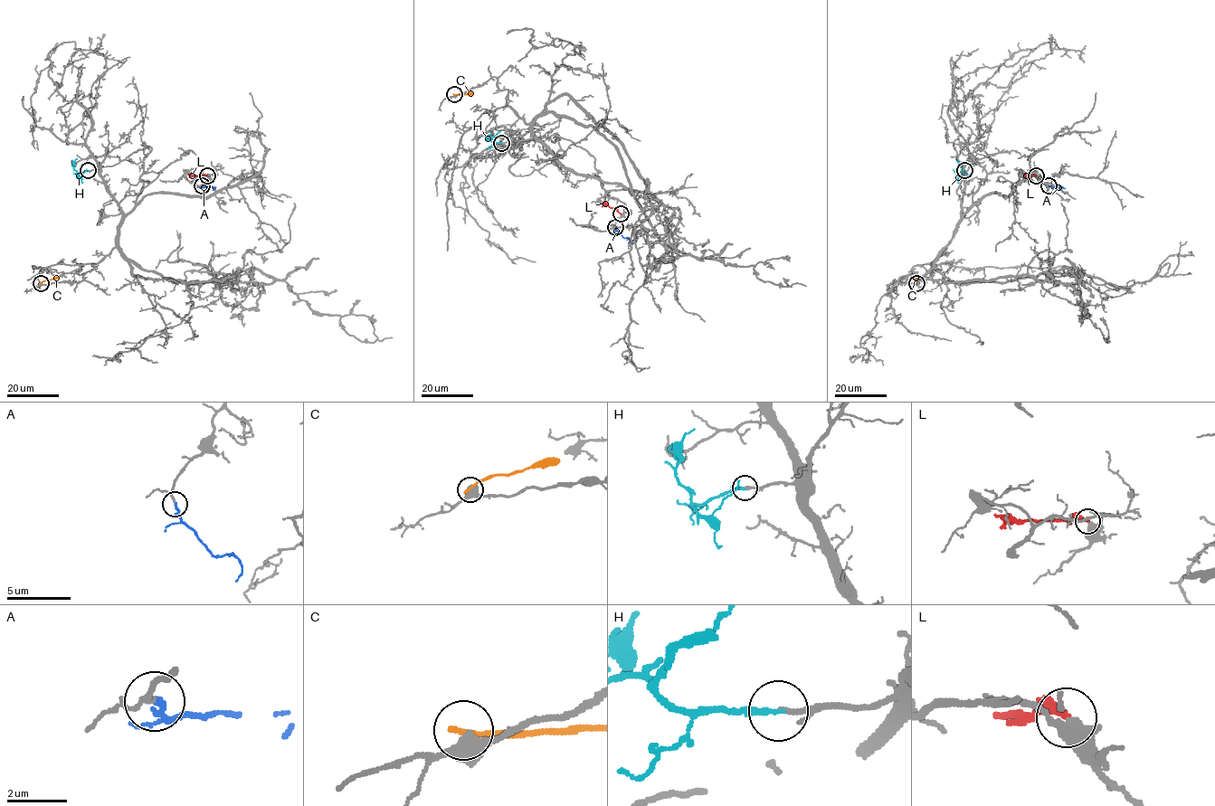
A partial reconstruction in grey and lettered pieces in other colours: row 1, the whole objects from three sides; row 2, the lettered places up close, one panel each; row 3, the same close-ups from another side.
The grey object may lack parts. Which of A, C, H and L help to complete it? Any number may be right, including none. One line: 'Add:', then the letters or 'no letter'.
Add: A, H

